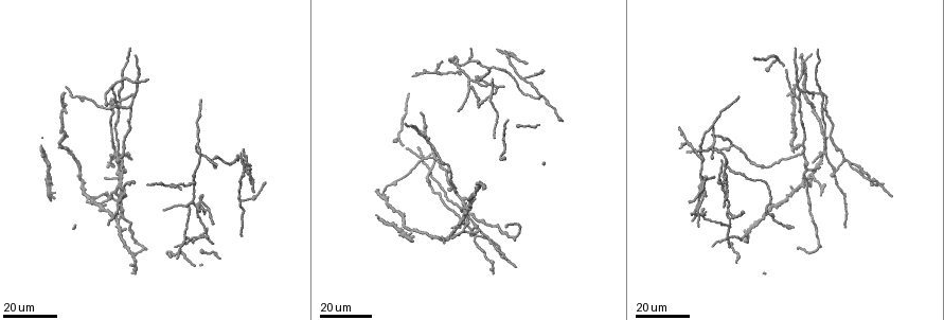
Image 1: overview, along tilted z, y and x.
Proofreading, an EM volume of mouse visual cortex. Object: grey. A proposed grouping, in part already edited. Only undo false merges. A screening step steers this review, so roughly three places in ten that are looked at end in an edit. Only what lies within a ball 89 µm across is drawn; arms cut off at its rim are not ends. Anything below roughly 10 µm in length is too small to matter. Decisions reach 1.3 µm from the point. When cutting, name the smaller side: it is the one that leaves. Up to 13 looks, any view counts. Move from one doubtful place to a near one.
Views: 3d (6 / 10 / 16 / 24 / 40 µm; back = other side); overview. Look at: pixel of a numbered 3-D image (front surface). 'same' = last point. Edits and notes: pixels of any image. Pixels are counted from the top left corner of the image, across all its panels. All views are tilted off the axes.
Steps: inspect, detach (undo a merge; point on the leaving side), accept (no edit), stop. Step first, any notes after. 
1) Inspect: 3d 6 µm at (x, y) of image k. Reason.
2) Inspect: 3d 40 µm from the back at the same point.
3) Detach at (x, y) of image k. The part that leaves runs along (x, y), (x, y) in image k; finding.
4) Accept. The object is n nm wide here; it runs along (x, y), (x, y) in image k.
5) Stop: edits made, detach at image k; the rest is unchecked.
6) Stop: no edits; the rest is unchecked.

Inspect: 3d 24 µm at (122, 106) of image 1.

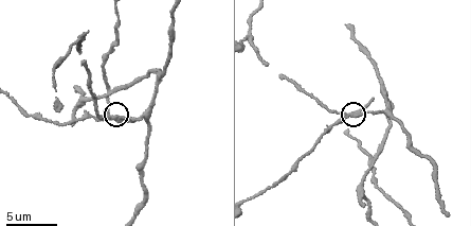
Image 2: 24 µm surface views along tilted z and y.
Inspect: 3d 10 µm at (109, 117) of image 2.

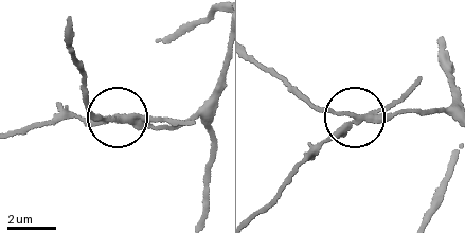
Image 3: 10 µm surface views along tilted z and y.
Detach at (91, 126) of image 3. The side arm is 27 µm long; 3 arms meet here; a second cell is stuck on.

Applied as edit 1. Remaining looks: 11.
Inspect: overview. See it whole again.

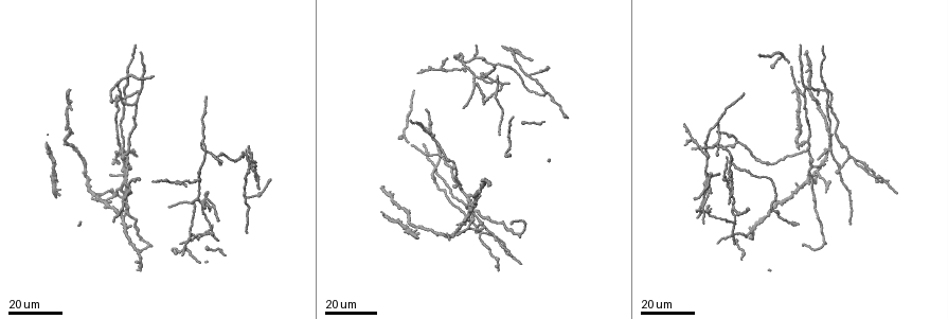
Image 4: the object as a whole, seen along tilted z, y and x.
Inspect: 3d 16 µm at (137, 252) of image 4. Two arms at a narrow angle.

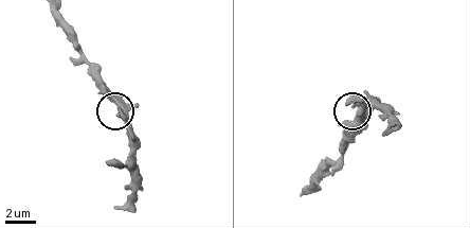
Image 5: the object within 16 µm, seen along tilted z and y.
Inspect: 3d 10 µm at (127, 110) of image 5.

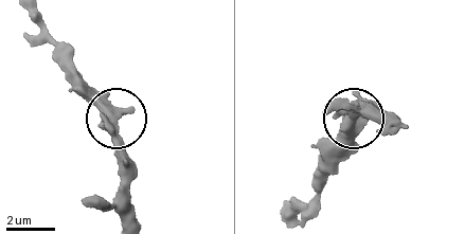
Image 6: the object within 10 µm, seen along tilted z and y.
Inspect: 3d 10 µm from the back at (119, 116) of image 6.

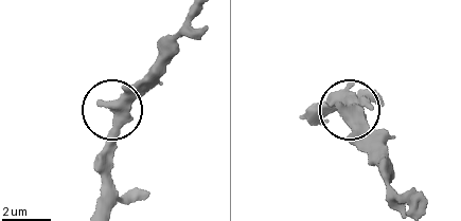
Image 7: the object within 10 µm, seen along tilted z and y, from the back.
Accept. It runs along (419, 205), (394, 189), (387, 147), (359, 130), (334, 91) in image 7; all the same cell.

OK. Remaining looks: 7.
Inspect: 3d 10 µm at (158, 73) of image 2. Side arm on a straight run.

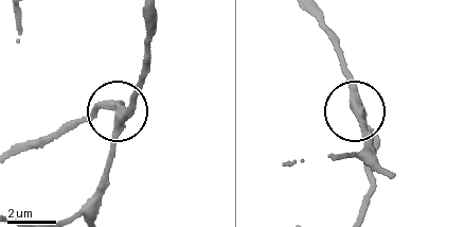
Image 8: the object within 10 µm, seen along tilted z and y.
Inspect: 3d 10 µm from the back at (357, 110) of image 8. From behind.

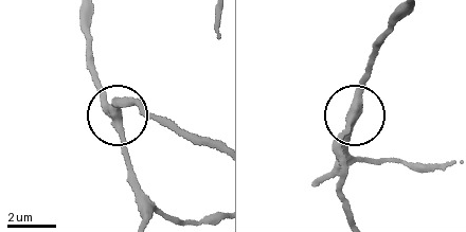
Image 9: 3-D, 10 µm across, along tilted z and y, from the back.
Accept. 3 arms meet here; it runs along (144, 215), (145, 195), (118, 117), (100, 88) in image 9; one cell here.

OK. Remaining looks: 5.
Inspect: 3d 16 µm at (122, 166) of image 4. Two arms at a narrow angle.

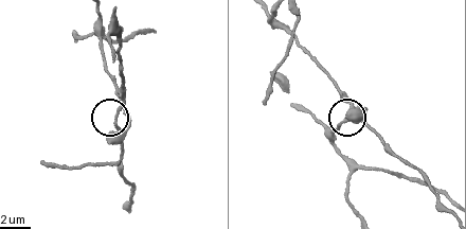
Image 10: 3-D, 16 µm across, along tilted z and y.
Inspect: 3d 10 µm at (120, 103) of image 10. Zoom in.

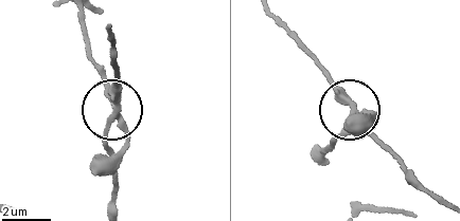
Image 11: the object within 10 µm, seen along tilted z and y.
Accept. 4 arms meet here; continuous, no second cell.

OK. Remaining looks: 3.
Inspect: 3d 16 µm at (92, 191) of image 4.

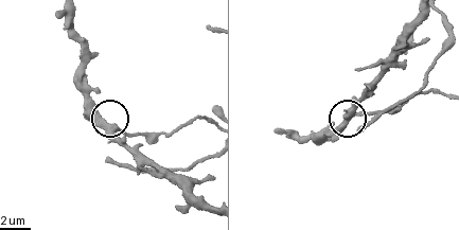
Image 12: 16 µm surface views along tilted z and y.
Inspect: 3d 6 µm at (119, 128) of image 12.

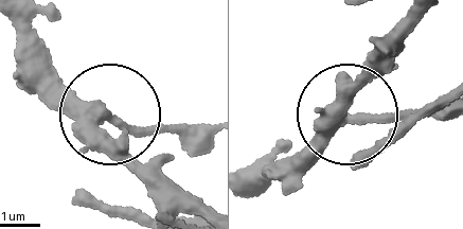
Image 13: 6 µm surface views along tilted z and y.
Detach at (147, 131) of image 13. The part that leaves runs along (108, 117), (142, 127), (207, 123) in image 13; two cells meet here.

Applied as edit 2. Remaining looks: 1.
Stop: edits made, detach at image 3, detach at image 13; the rest is unchecked.

